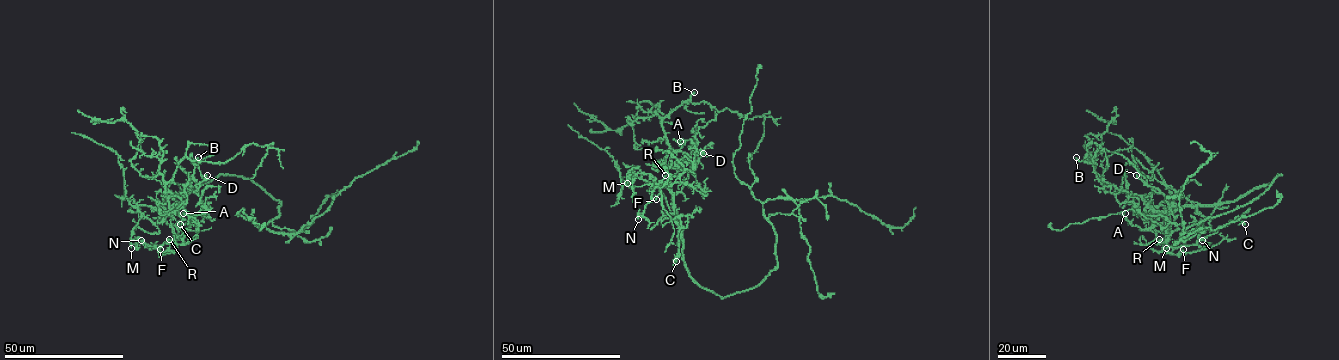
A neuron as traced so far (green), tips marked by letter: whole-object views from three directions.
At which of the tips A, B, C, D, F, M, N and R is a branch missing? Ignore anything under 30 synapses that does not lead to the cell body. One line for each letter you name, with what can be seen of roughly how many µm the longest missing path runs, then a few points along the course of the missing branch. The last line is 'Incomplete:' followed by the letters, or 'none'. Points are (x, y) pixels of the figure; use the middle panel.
B: 15 µm | (694, 92), (709, 83), (718, 91)
Incomplete: B

